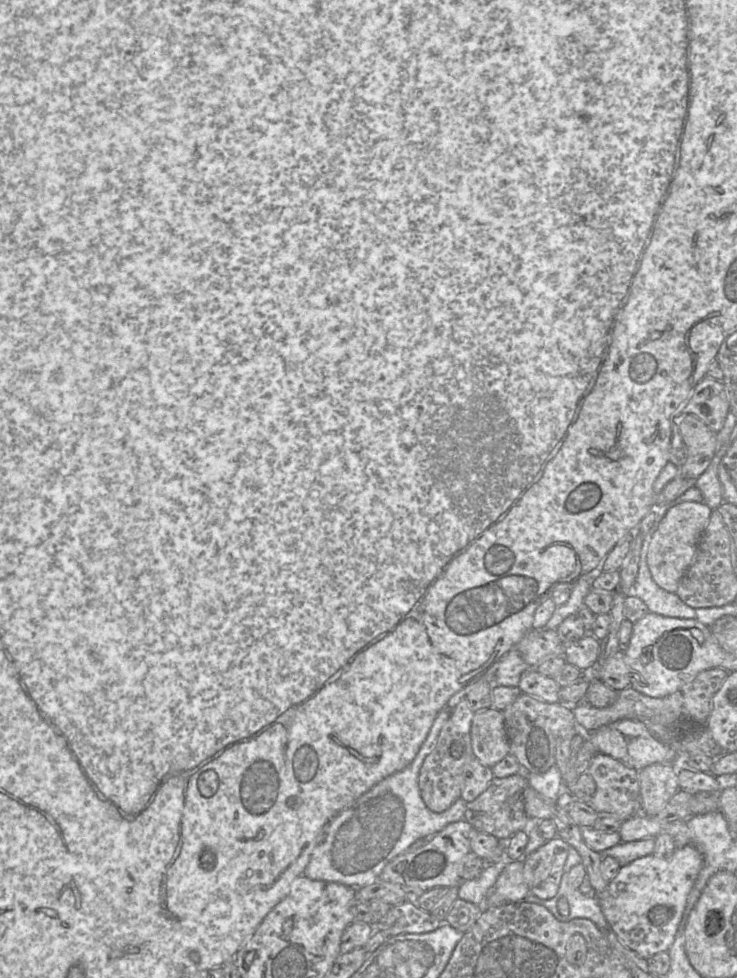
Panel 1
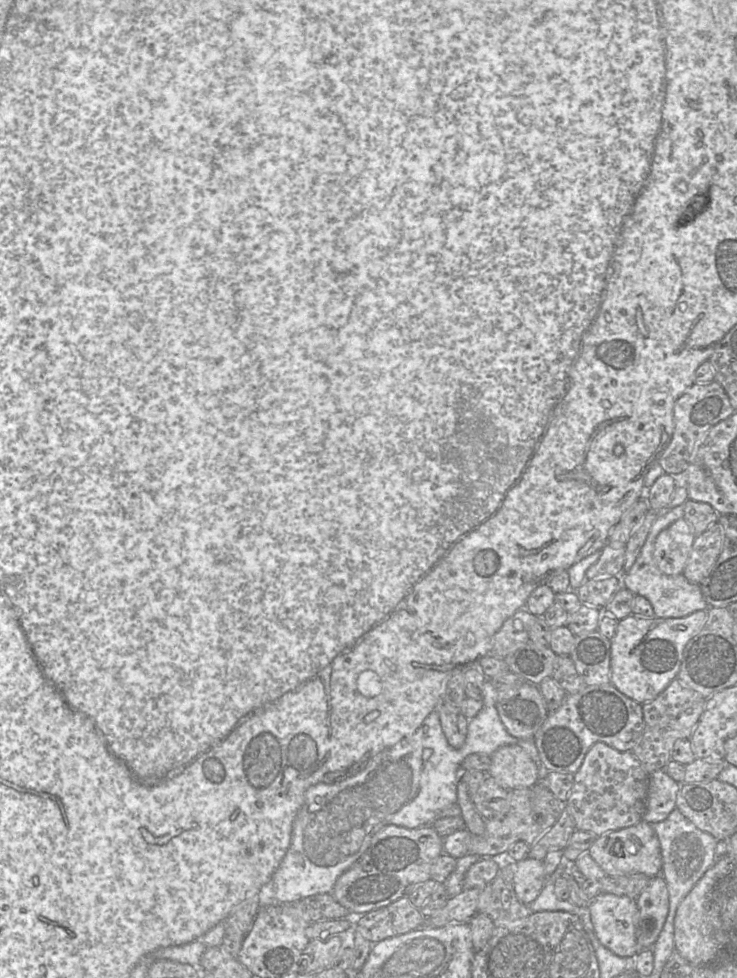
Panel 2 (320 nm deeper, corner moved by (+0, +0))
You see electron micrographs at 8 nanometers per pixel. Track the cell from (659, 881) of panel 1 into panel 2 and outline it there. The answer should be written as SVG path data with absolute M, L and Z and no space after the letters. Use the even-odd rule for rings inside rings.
M600 892L588 908L595 935L603 946L620 957L638 954L635 899Z

